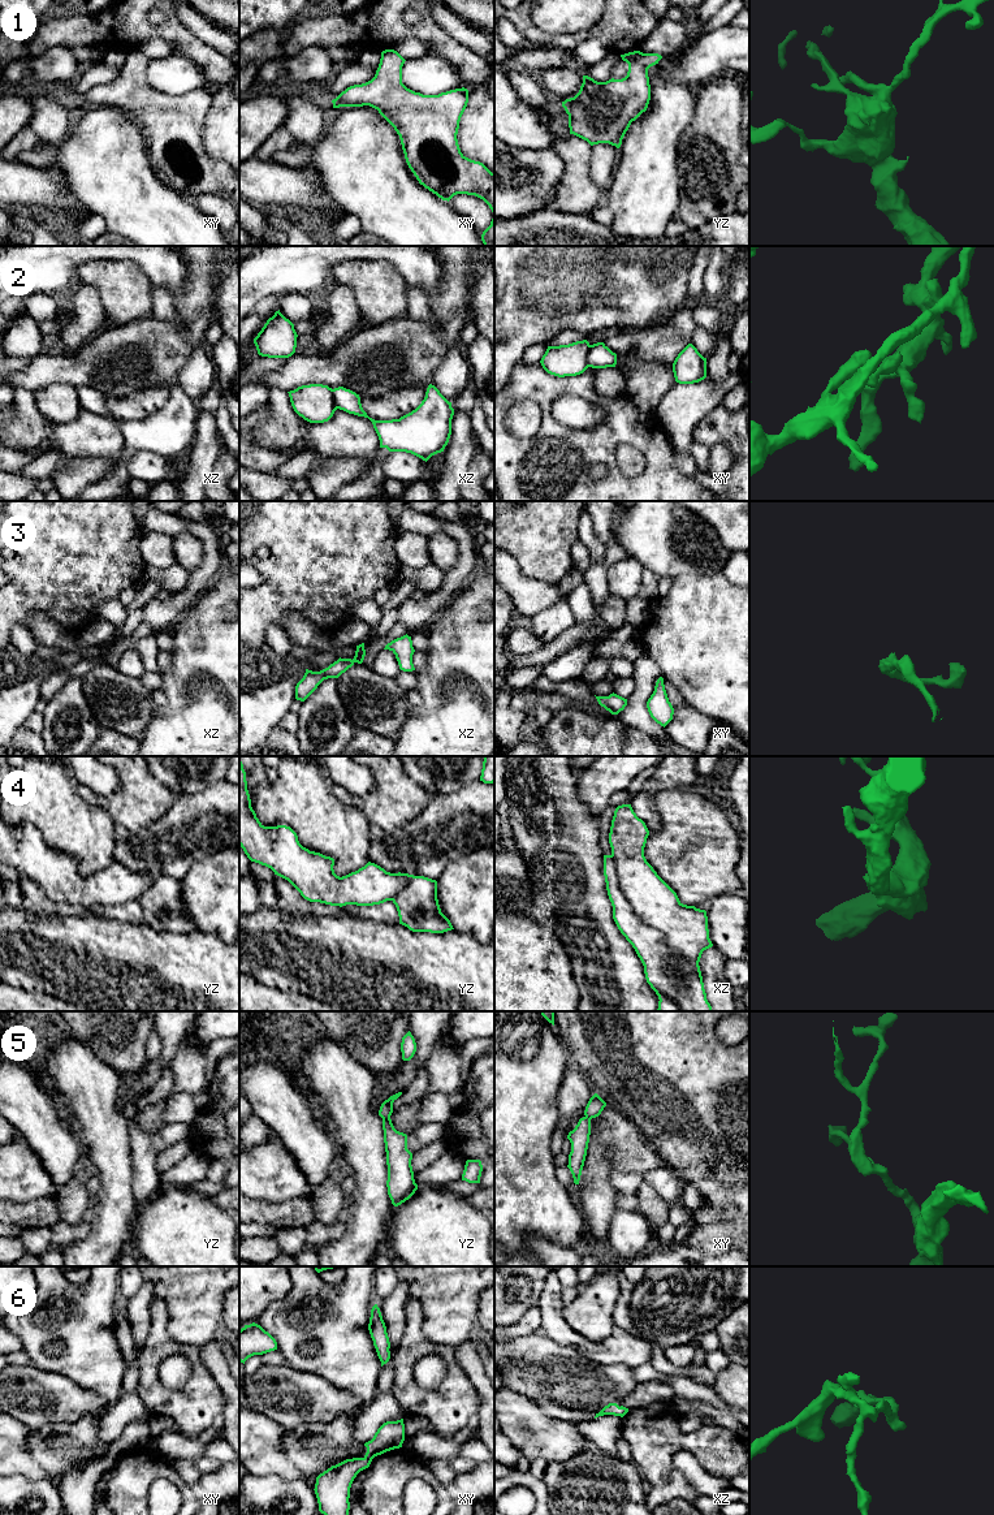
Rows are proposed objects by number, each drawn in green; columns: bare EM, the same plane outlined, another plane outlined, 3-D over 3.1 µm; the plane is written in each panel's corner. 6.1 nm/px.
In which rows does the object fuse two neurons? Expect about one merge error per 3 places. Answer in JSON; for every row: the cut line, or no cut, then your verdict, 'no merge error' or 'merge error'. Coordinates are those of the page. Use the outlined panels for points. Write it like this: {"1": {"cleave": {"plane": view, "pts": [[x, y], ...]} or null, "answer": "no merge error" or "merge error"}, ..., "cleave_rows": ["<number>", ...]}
{"1": {"cleave": null, "answer": "no merge error"}, "2": {"cleave": {"plane": "xy", "pts": [[591, 345], [587, 353], [588, 366]]}, "answer": "merge error"}, "3": {"cleave": null, "answer": "no merge error"}, "4": {"cleave": {"plane": "xz", "pts": [[610, 855], [631, 909], [699, 970]]}, "answer": "merge error"}, "5": {"cleave": null, "answer": "no merge error"}, "6": {"cleave": null, "answer": "no merge error"}, "cleave_rows": ["2", "4"]}

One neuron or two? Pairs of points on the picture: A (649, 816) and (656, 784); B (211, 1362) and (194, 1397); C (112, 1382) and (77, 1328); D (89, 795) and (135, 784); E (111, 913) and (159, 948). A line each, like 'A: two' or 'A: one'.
A: one
B: two
C: one
D: one
E: two

